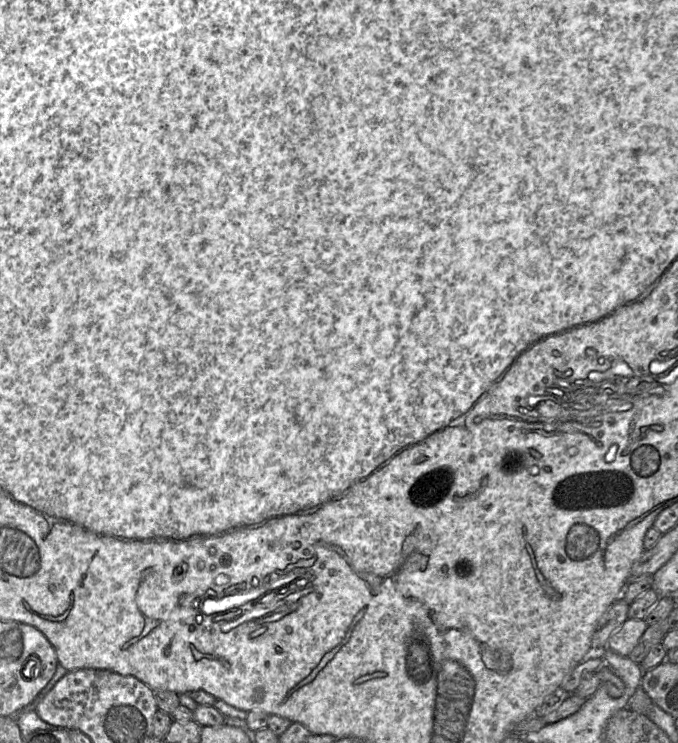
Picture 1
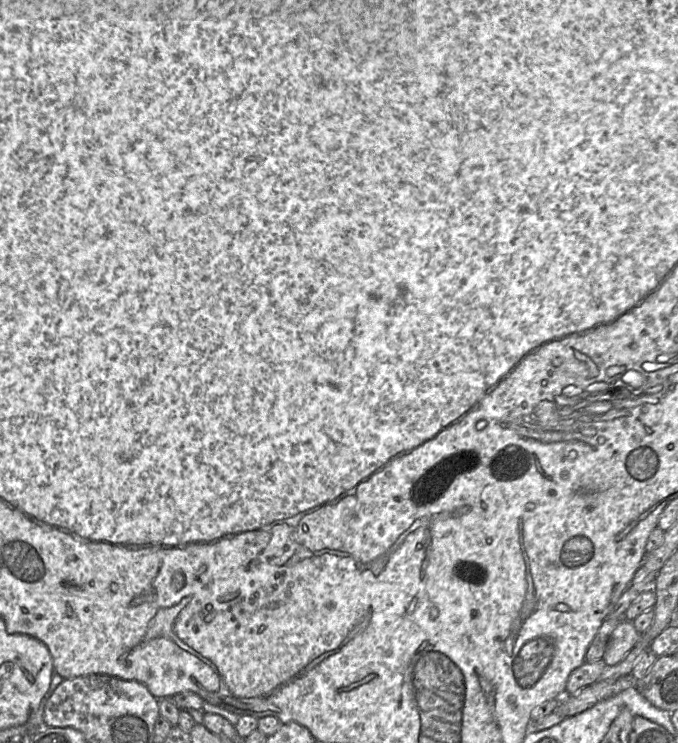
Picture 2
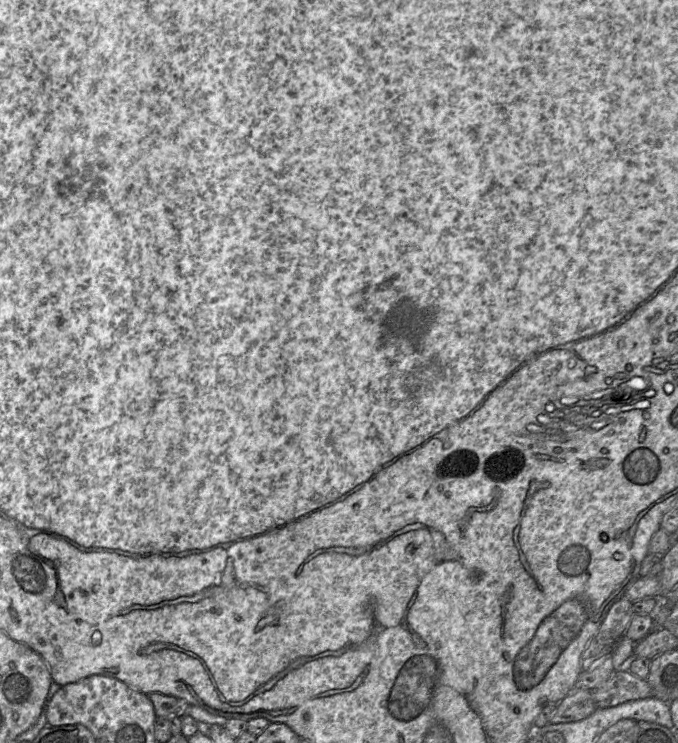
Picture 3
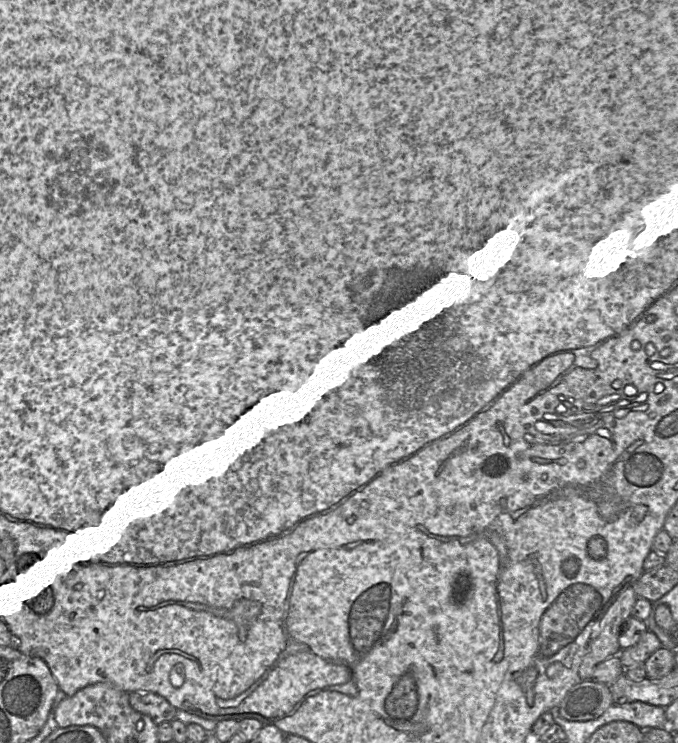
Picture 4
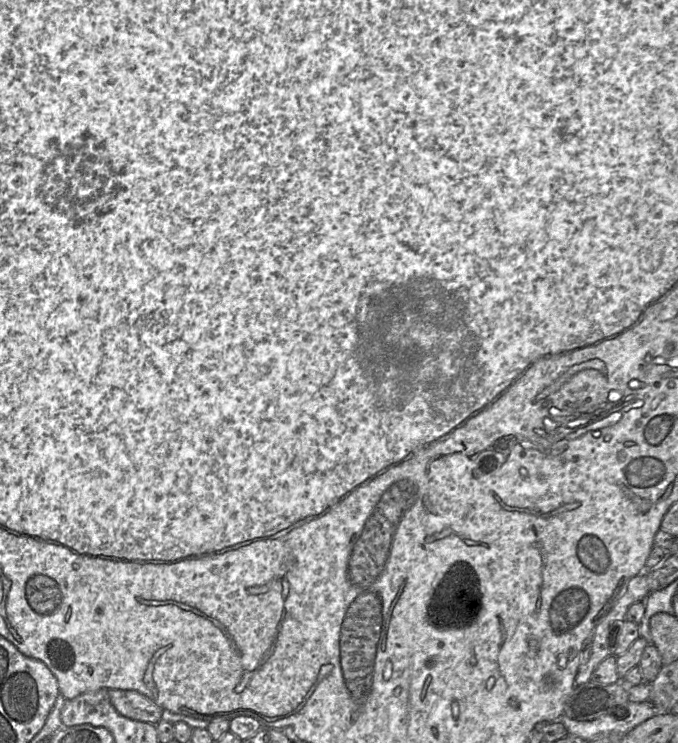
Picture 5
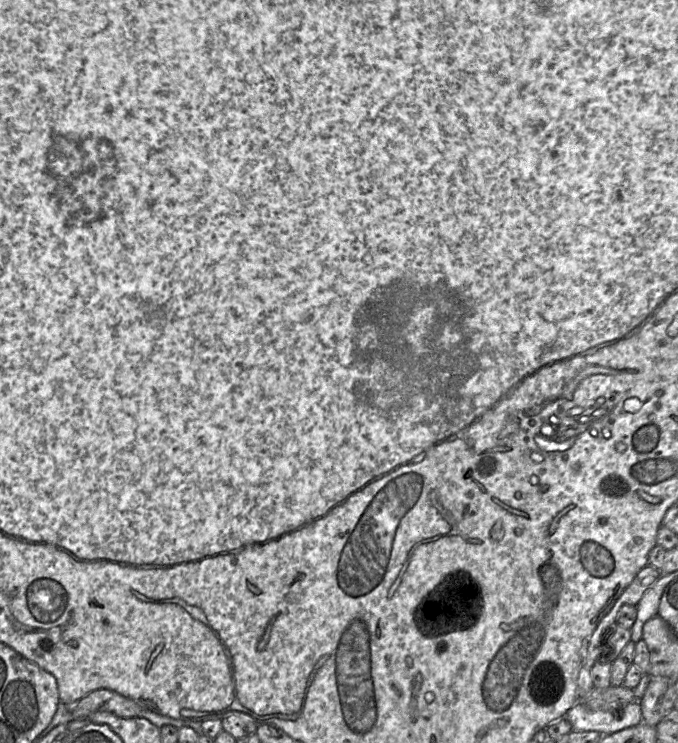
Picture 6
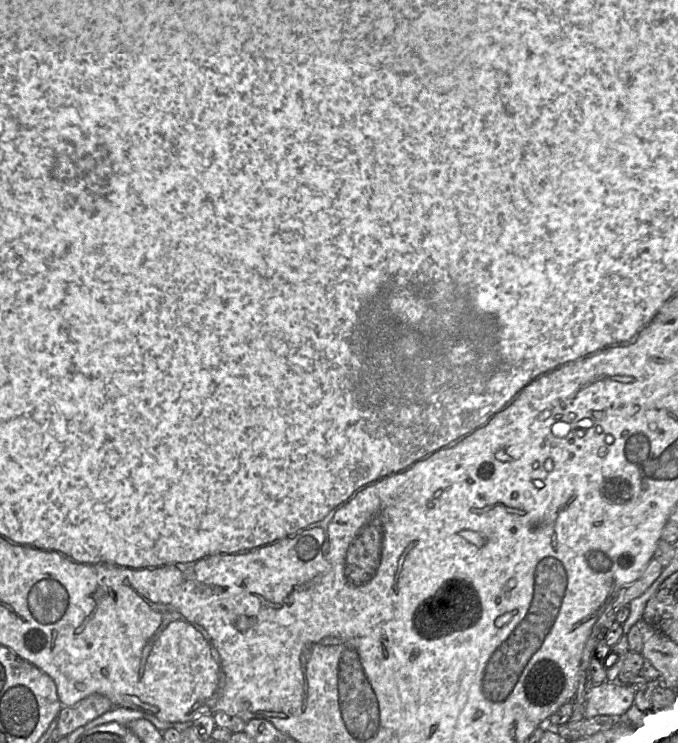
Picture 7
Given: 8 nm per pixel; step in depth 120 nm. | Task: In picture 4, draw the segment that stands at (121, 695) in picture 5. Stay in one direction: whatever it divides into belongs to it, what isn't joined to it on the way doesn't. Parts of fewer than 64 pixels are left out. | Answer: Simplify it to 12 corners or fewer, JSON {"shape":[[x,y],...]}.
{"shape":[[153,692],[129,693],[134,710],[157,725],[174,720],[178,710]]}

